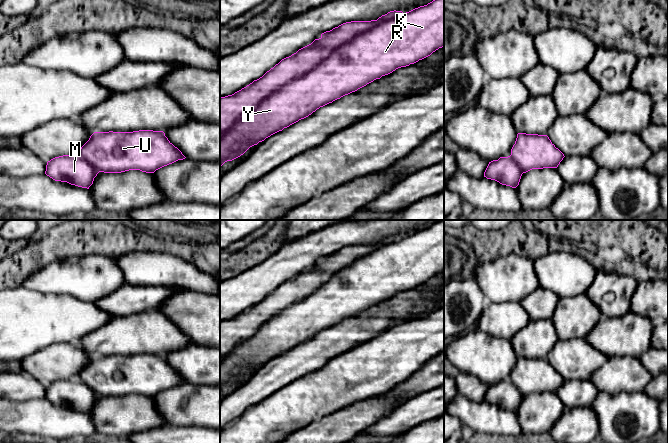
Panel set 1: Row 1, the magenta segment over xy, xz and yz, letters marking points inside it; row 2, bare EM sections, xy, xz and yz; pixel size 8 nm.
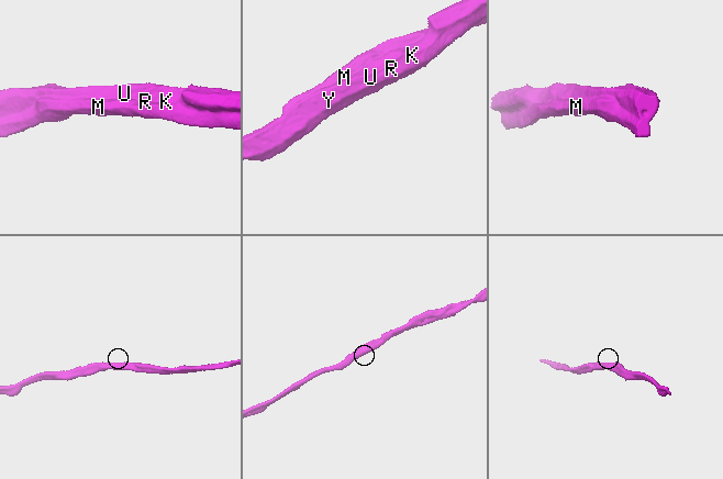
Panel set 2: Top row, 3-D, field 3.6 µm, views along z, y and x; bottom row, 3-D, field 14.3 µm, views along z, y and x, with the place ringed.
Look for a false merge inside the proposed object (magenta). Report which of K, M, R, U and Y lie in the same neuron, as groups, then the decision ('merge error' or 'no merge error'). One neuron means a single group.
K R U Y / M; merge error

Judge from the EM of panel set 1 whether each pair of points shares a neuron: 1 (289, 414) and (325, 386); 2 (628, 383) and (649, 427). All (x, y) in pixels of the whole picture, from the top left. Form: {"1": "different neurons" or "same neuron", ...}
{"1": "same neuron", "2": "different neurons"}

